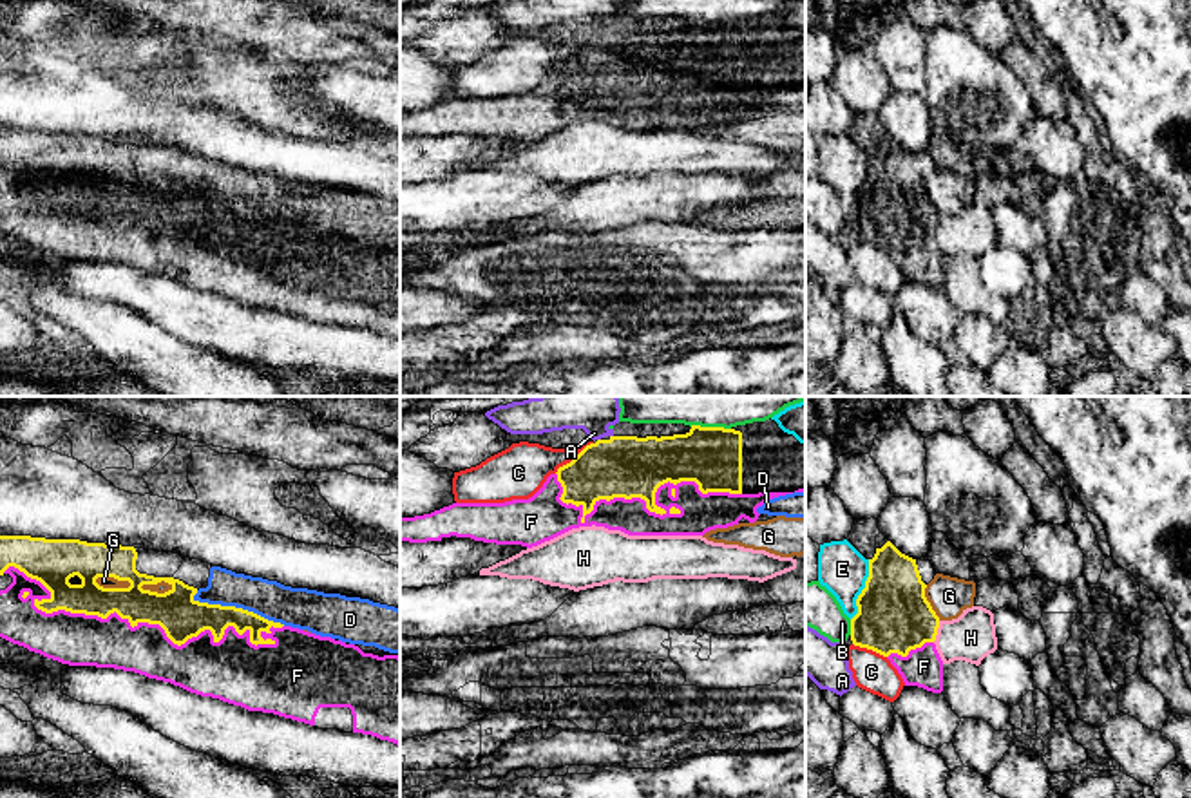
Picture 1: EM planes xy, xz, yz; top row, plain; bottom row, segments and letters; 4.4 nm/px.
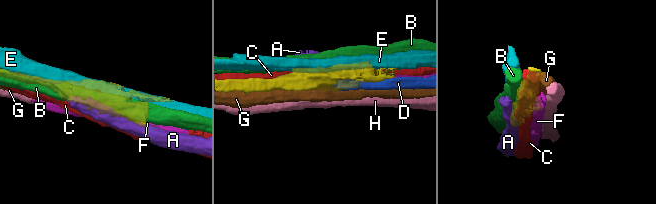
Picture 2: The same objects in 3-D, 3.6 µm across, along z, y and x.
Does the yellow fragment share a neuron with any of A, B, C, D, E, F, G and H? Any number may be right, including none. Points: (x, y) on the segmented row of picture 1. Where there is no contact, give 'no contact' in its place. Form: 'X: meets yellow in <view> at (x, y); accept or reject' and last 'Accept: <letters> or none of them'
A: no contact; reject
B: meets yellow in xz at (710, 427); reject
C: meets yellow in xz at (574, 458); reject
D: meets yellow in xy at (239, 608); accept
E: meets yellow in yz at (862, 590); reject
F: meets yellow in xy at (136, 625); reject
G: meets yellow in xy at (113, 588); reject
H: meets yellow in yz at (936, 632); reject
Accept: D

